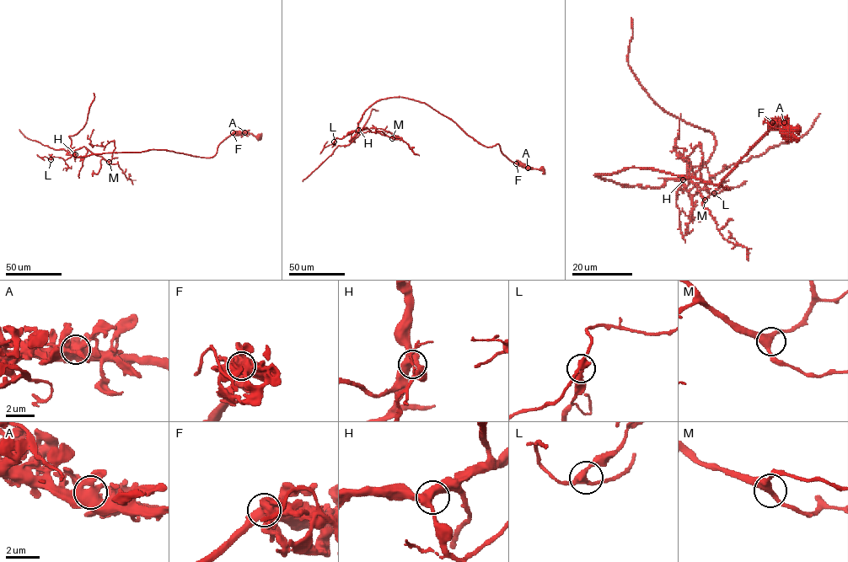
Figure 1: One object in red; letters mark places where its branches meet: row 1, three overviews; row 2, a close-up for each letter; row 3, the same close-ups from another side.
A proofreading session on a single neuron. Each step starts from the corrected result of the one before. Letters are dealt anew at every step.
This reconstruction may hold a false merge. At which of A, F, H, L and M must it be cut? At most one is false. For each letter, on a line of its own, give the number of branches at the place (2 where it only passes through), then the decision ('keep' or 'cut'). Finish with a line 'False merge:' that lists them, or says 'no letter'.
A: 4 | keep
F: 3 | cut
H: 3 | keep
L: 3 | keep
M: 3 | keep
False merge: F

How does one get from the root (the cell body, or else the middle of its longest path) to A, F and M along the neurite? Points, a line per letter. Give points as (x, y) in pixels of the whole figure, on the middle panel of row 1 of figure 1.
A: (542, 169), (528, 168)
F: (542, 169), (526, 168), (516, 163)
M: (542, 169), (402, 97), (376, 101), (358, 123), (356, 133), (392, 138)

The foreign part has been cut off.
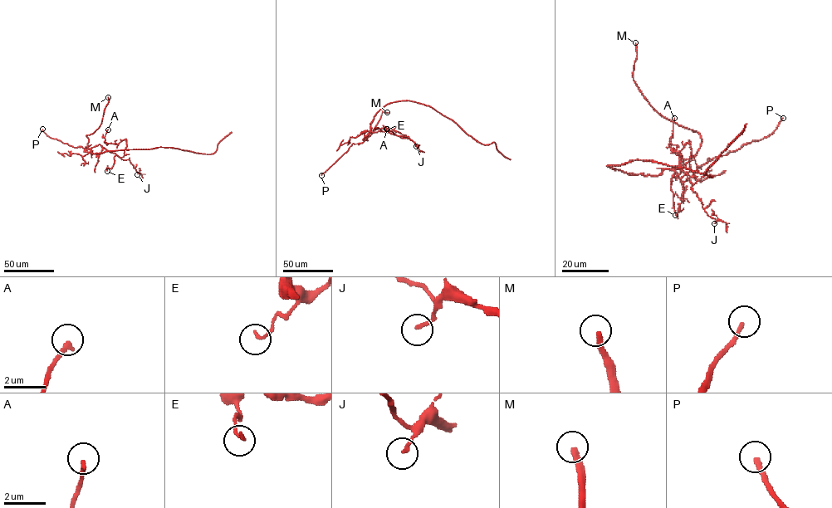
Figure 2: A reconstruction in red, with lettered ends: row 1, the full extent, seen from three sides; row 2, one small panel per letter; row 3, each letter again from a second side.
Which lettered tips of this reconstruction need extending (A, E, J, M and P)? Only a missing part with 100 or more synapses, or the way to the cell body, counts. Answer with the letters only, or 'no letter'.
M

